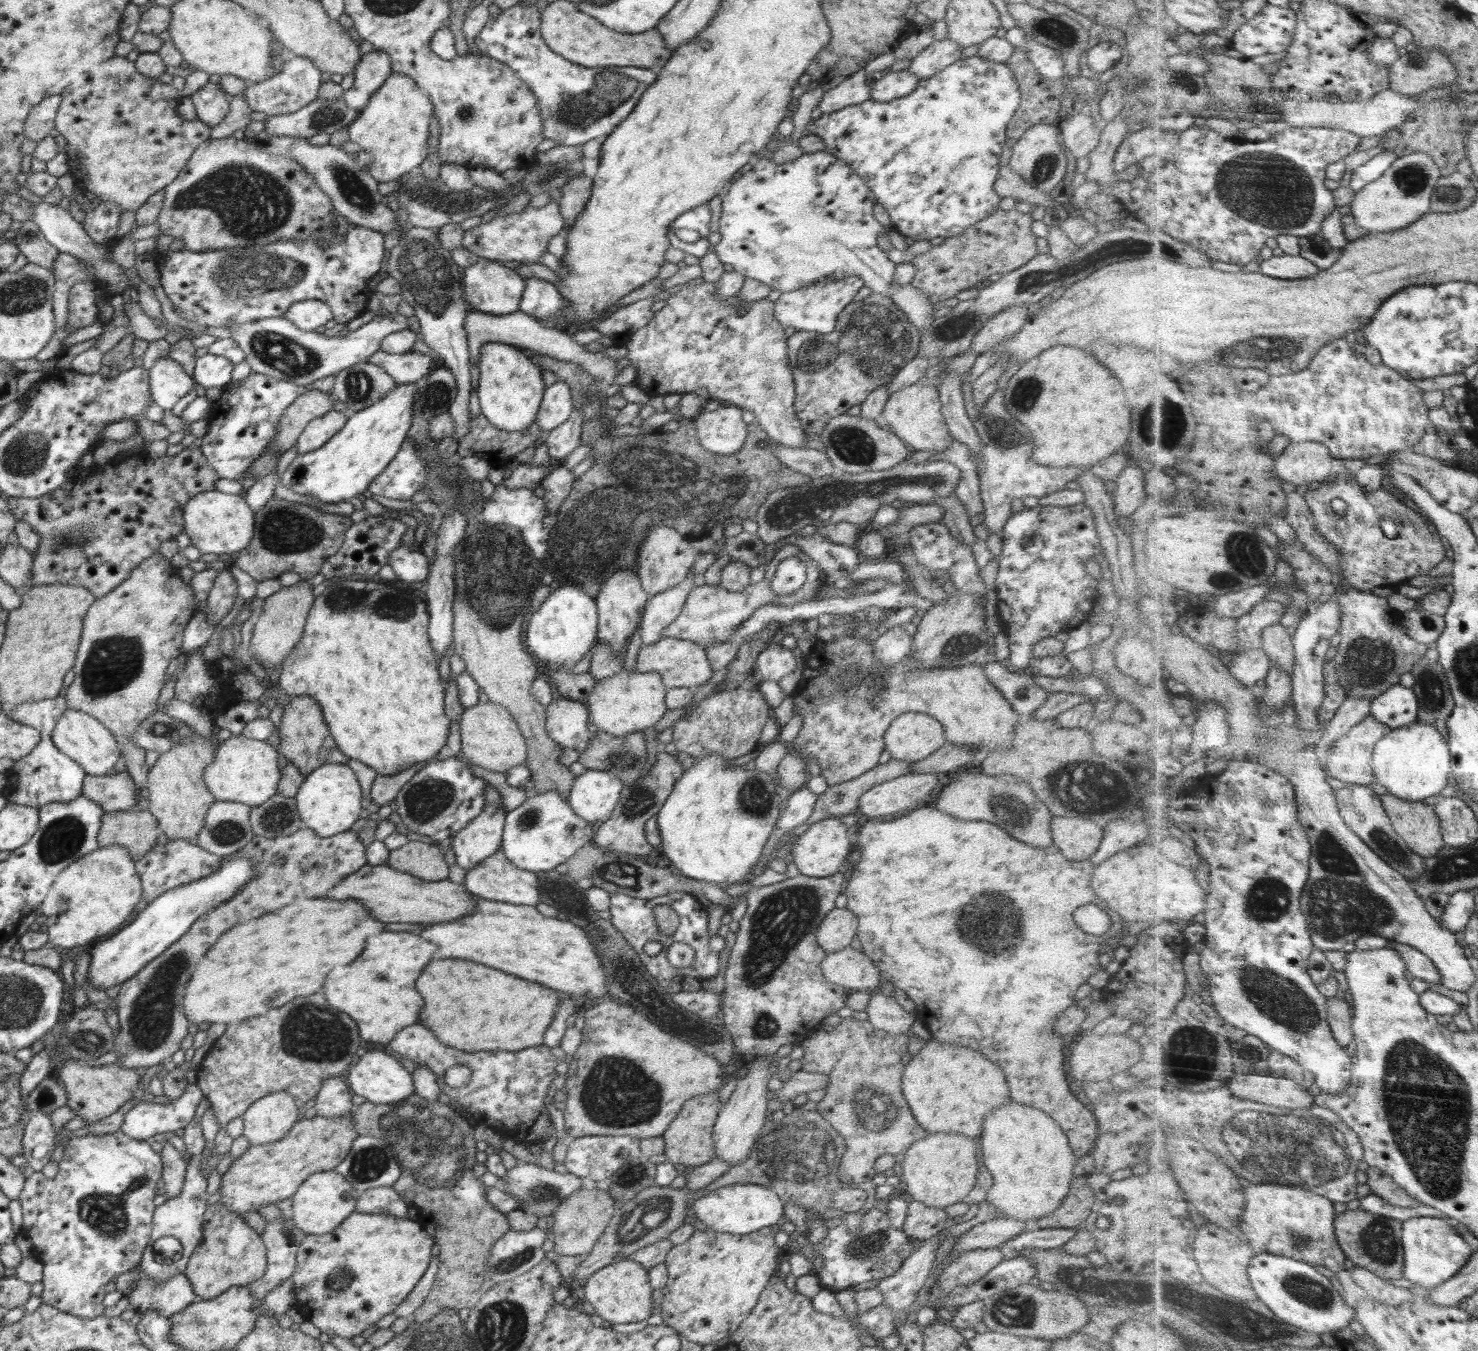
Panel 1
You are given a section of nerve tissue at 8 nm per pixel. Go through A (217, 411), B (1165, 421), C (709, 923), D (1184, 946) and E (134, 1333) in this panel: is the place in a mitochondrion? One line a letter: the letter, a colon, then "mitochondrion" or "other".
A: other
B: mitochondrion
C: other
D: other
E: other

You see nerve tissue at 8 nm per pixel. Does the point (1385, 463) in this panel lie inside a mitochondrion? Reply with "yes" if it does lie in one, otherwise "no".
no

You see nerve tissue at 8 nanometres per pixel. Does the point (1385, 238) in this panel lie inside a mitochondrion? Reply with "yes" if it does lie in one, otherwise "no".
no

